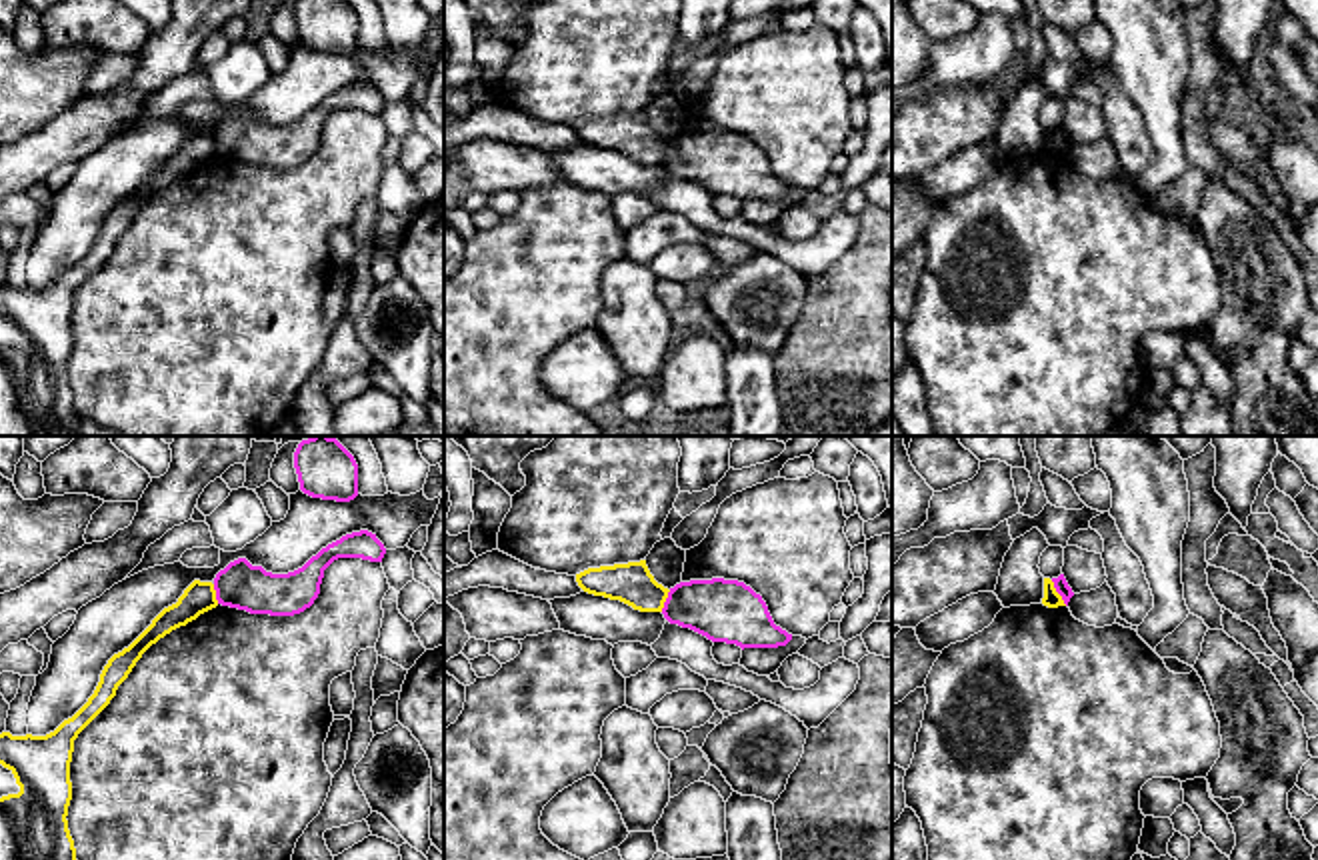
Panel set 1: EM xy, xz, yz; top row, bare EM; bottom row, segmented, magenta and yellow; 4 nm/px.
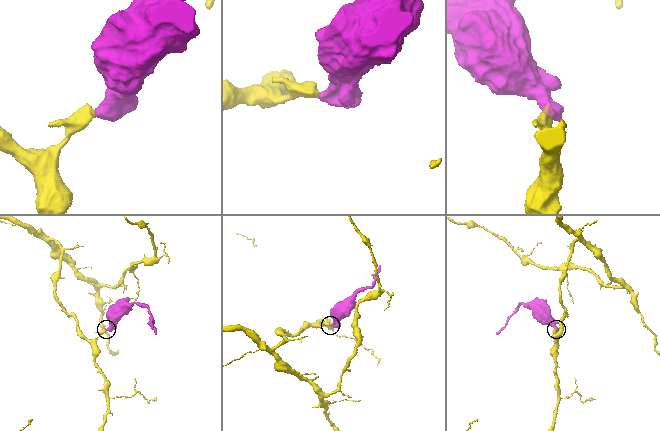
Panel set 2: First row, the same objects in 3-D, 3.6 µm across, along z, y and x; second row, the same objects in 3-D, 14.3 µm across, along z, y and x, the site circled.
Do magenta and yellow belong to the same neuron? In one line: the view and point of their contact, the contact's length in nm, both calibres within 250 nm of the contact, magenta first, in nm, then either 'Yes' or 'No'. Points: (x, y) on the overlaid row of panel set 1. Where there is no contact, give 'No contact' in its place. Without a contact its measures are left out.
Touches magenta at yz (1056, 590). Shared border 120 nm. Thickness 60 nm (magenta) against 70 nm. No

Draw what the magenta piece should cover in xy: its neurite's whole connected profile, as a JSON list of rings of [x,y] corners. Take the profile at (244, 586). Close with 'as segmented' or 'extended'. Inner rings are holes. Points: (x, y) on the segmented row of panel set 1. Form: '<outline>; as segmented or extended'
[[[368,530],[352,532],[322,548],[302,568],[272,574],[246,558],[230,562],[214,578],[216,600],[222,606],[250,614],[294,616],[314,604],[324,570],[338,558],[382,562],[384,544]]]; as segmented

